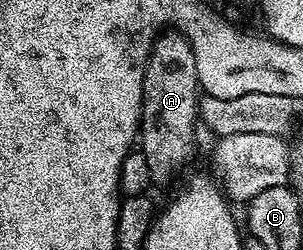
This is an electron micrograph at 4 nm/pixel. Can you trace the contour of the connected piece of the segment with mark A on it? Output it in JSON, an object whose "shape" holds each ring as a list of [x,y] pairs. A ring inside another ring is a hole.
{"shape":[[[170,28],[159,33],[150,49],[150,59],[144,68],[142,81],[142,120],[140,123],[140,153],[148,160],[151,179],[155,183],[166,182],[174,170],[186,166],[194,154],[194,124],[199,121],[198,57],[192,52],[190,41],[179,30]]]}

